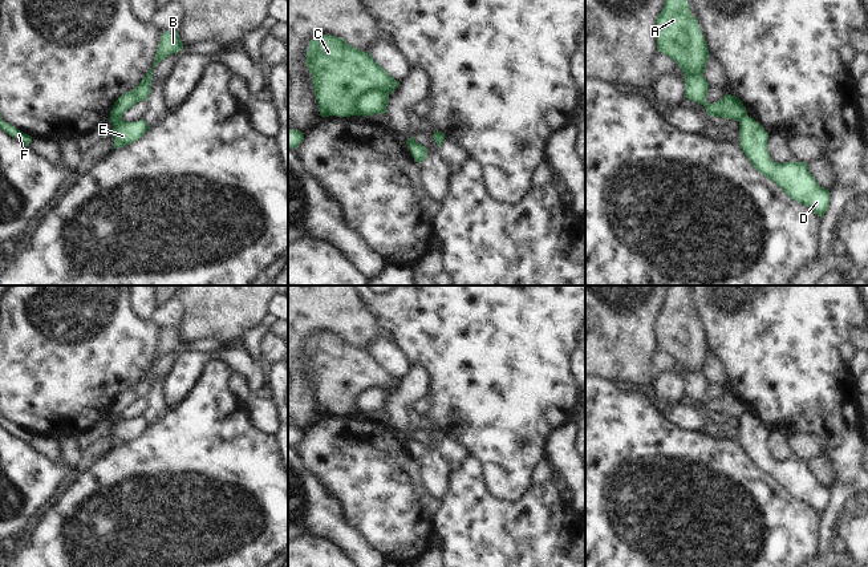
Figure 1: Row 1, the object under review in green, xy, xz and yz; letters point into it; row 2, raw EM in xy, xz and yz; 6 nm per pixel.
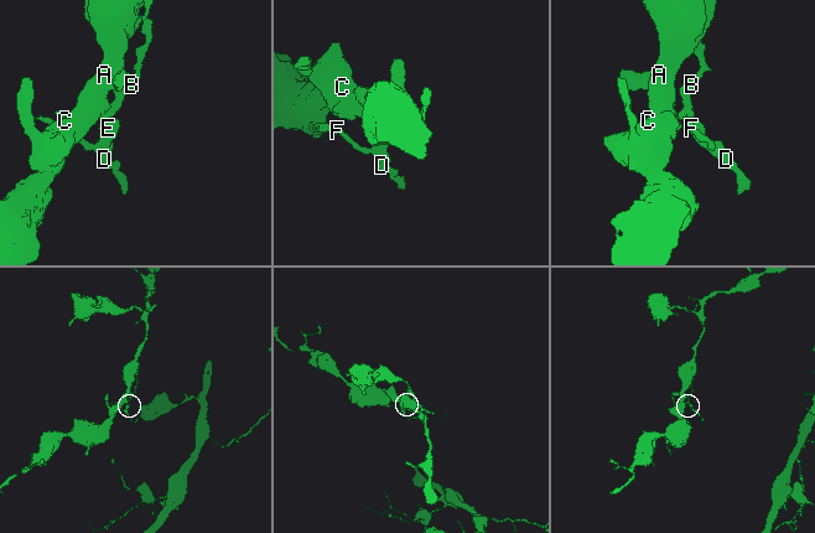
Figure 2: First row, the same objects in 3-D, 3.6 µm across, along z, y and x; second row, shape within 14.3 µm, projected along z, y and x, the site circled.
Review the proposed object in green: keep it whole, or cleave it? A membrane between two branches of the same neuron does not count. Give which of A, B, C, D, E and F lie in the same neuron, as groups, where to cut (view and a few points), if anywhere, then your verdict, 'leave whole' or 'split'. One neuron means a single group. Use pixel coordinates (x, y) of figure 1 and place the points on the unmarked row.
groups A B C / D E F; cut xy (120, 414), (112, 418); split

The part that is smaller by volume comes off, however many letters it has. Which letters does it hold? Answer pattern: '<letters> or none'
D, E, F

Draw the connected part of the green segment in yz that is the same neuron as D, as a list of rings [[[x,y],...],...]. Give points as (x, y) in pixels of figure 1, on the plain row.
[[[746,413],[739,418],[741,446],[751,462],[764,474],[774,478],[792,498],[807,503],[820,515],[830,505],[830,489],[820,485],[804,459],[774,459],[767,447],[768,430],[751,414]]]

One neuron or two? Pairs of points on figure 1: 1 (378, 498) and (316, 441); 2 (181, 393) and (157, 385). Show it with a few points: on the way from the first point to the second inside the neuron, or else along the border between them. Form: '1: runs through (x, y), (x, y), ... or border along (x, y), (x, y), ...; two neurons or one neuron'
1: runs through (362, 482), (332, 452); one neuron
2: border along (166, 376), (165, 393), (169, 405); two neurons

